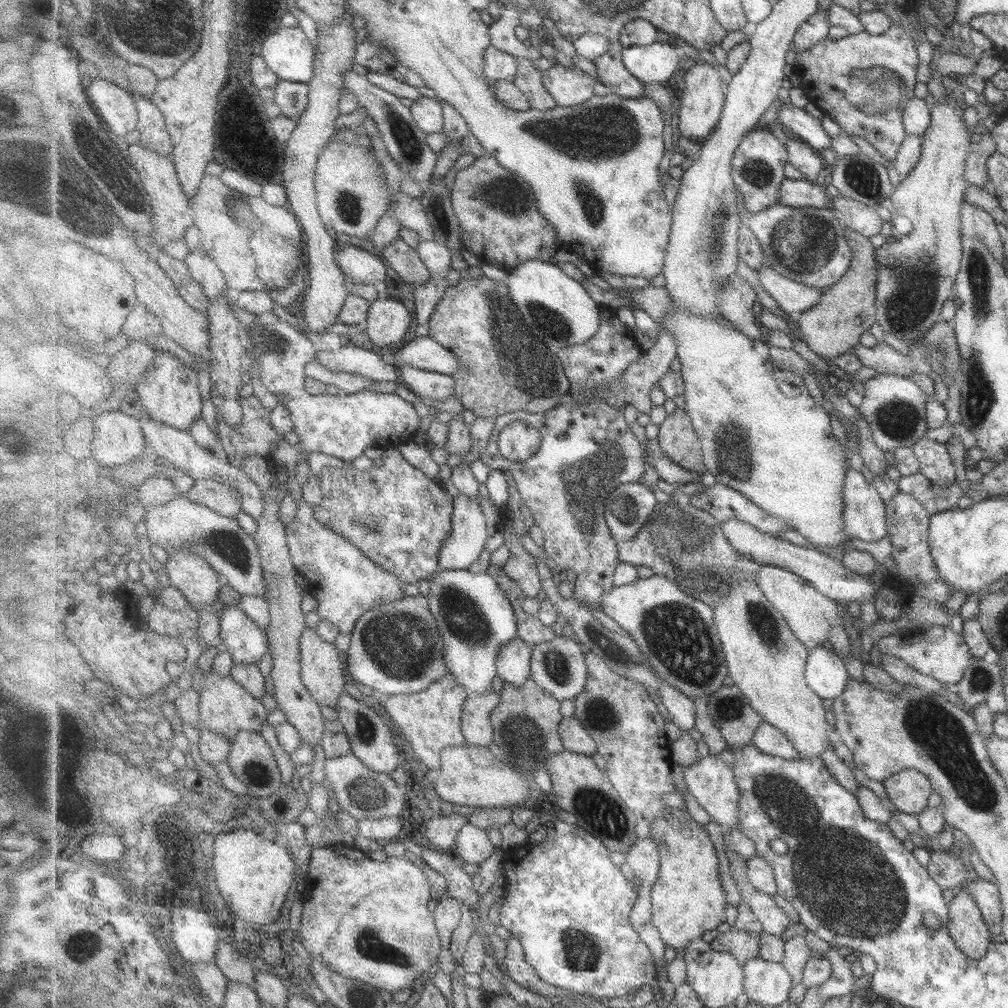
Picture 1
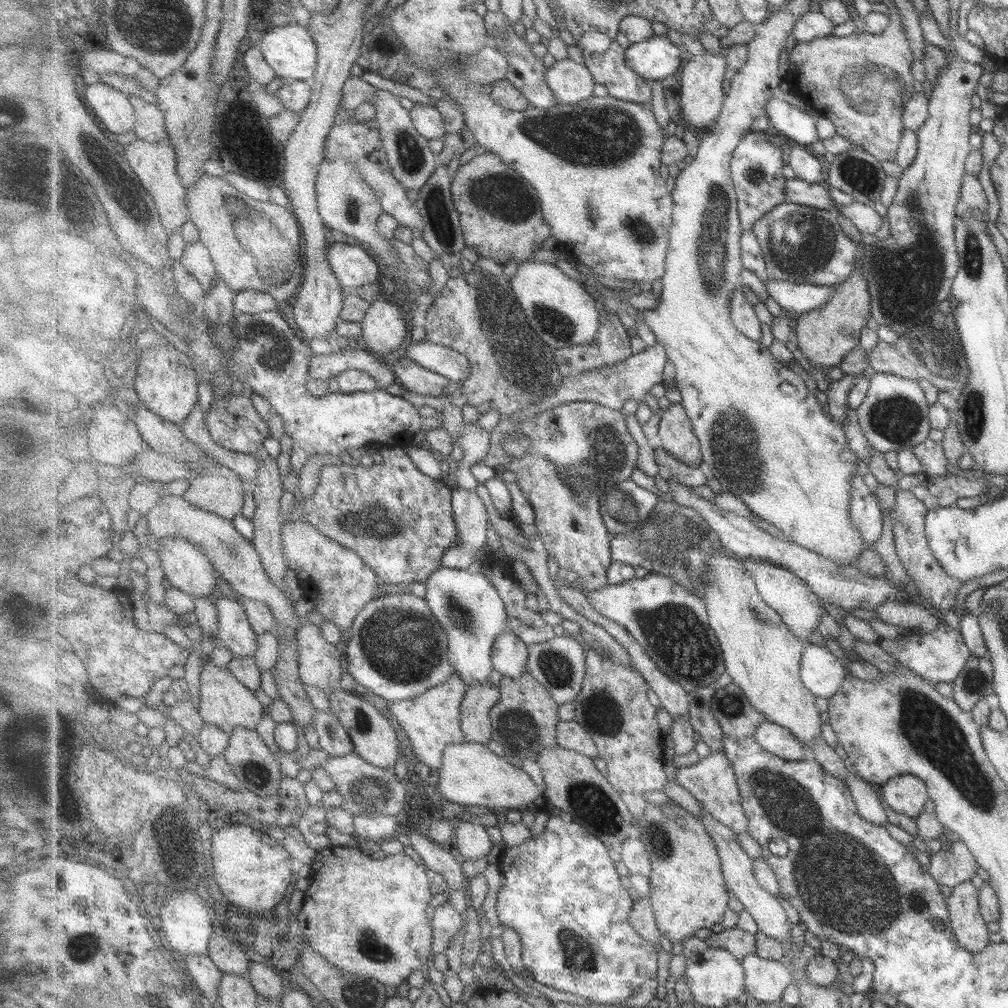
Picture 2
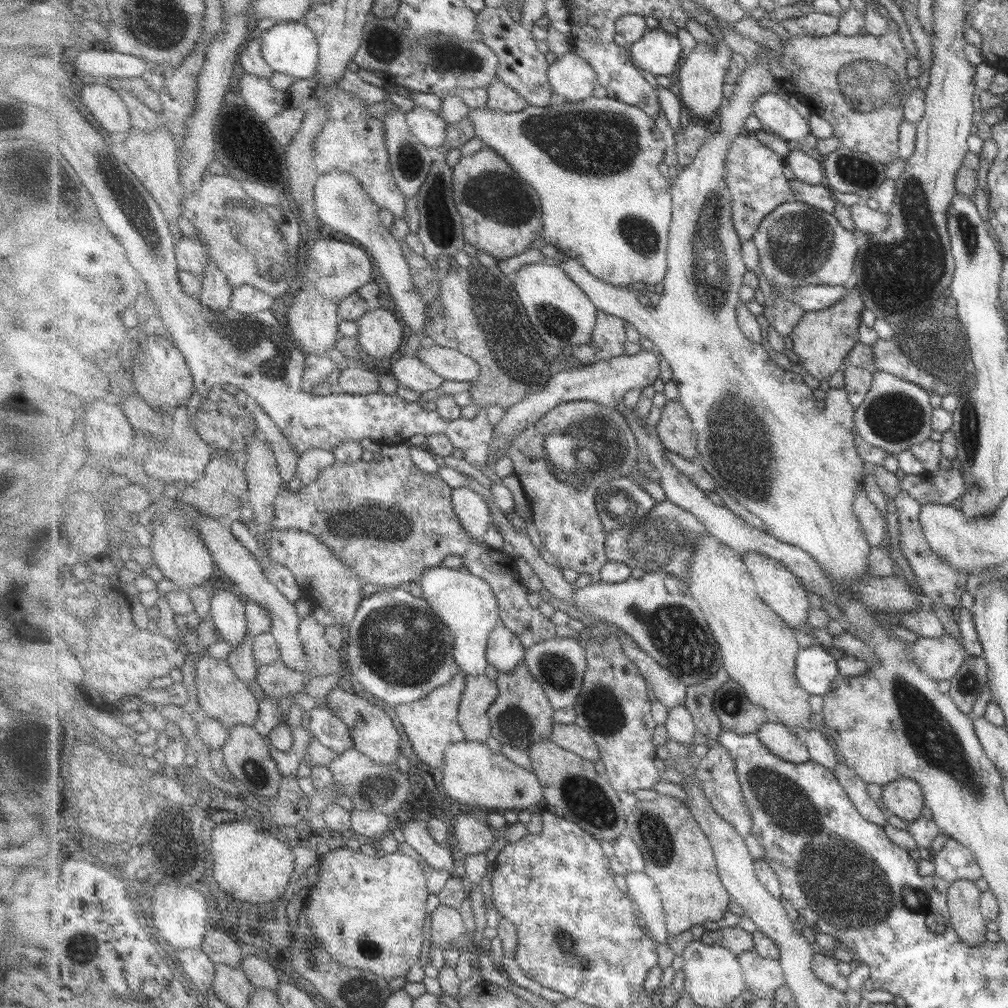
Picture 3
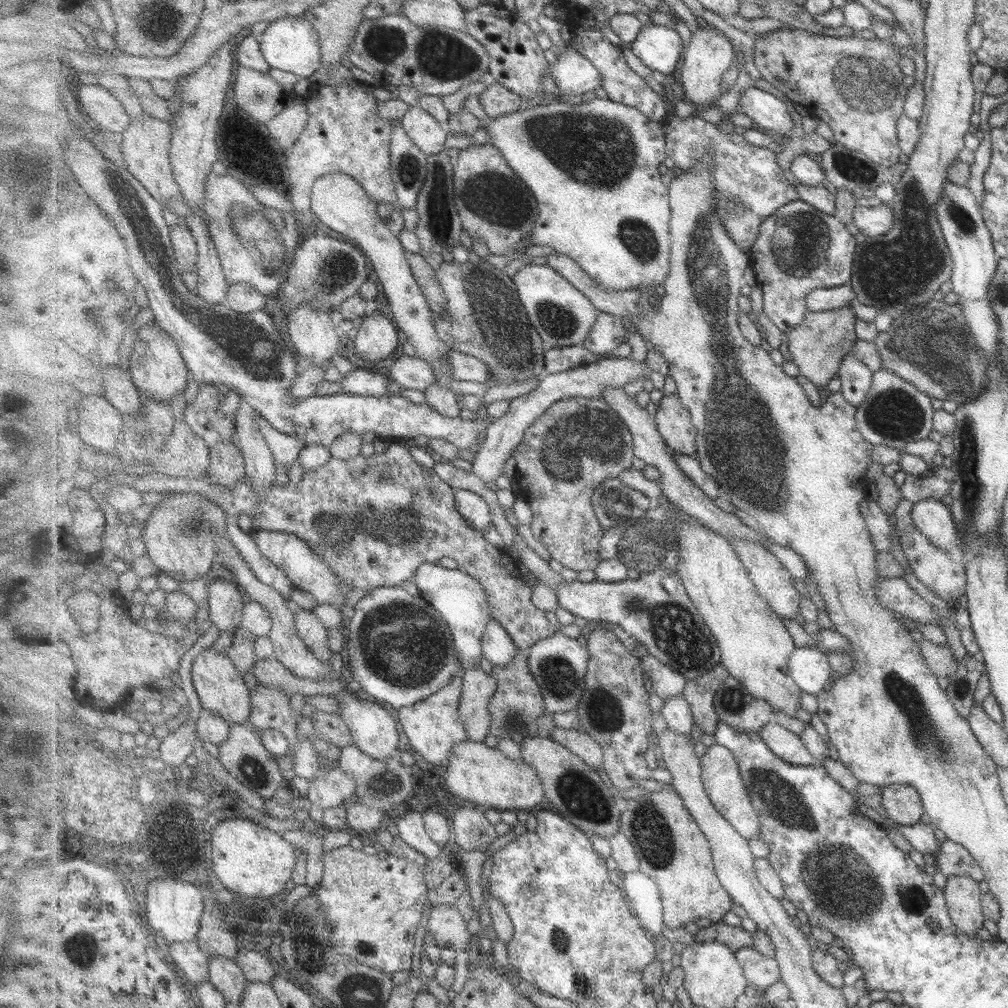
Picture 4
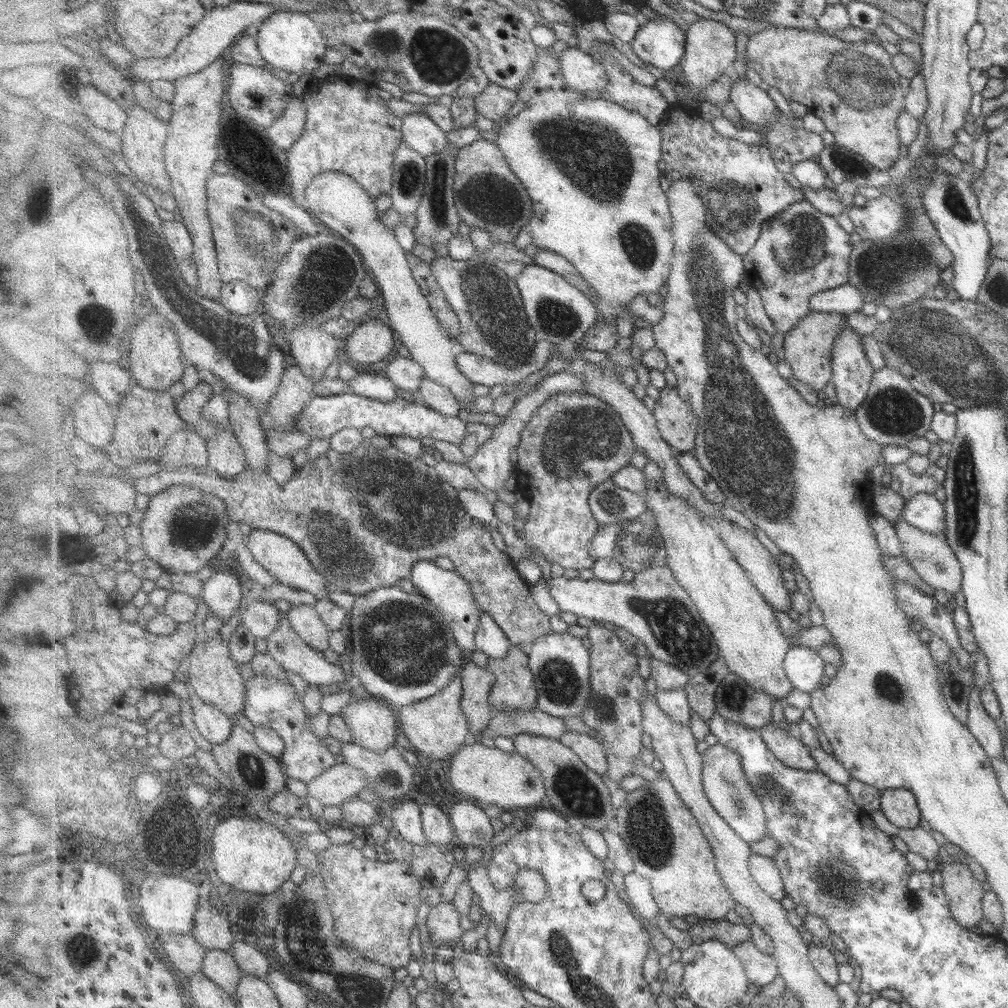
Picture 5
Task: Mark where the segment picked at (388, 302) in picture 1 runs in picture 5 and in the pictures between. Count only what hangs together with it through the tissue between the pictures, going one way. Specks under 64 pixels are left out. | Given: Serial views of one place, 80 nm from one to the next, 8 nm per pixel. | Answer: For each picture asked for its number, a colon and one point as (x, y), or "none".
2: (384, 328)
3: (380, 332)
4: (378, 337)
5: (371, 341)

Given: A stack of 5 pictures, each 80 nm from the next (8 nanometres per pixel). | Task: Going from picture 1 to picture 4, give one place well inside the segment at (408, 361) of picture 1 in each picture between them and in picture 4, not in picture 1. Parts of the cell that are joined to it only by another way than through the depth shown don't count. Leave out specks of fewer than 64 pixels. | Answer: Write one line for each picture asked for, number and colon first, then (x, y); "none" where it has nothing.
2: (442, 360)
3: (451, 365)
4: (464, 368)

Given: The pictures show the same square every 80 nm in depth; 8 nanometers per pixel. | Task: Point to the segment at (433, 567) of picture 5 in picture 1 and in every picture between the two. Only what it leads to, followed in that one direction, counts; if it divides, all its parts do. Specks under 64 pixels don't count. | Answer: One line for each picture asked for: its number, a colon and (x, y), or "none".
1: (477, 620)
2: (467, 604)
3: (464, 602)
4: (459, 598)

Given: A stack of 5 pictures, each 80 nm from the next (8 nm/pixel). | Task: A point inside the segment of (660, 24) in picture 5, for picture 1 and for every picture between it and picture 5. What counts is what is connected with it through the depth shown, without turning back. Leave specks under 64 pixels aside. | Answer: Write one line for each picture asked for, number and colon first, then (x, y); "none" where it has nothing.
1: (653, 64)
2: (658, 58)
3: (658, 52)
4: (660, 48)

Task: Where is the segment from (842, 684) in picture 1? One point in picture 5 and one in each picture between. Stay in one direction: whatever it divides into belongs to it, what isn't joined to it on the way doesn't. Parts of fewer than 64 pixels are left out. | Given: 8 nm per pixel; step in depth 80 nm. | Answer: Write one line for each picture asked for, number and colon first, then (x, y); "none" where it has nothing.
2: (823, 673)
3: (817, 671)
4: (810, 667)
5: (804, 666)

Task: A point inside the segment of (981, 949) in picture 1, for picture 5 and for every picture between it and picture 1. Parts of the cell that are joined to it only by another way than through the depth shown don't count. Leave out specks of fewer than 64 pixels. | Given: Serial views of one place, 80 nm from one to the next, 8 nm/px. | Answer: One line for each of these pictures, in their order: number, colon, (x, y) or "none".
2: (968, 928)
3: (968, 926)
4: (962, 895)
5: (964, 892)

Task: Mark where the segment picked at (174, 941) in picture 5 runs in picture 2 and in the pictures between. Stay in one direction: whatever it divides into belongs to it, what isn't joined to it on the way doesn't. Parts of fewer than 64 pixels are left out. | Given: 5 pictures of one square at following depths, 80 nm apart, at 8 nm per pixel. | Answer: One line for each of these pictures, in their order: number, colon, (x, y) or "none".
2: (204, 971)
3: (200, 968)
4: (193, 961)

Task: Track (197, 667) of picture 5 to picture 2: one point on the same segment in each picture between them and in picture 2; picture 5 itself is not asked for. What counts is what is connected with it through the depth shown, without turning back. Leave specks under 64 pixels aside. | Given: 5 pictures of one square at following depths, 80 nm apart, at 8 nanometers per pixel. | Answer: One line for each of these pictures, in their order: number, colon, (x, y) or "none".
2: (225, 701)
3: (222, 695)
4: (220, 686)

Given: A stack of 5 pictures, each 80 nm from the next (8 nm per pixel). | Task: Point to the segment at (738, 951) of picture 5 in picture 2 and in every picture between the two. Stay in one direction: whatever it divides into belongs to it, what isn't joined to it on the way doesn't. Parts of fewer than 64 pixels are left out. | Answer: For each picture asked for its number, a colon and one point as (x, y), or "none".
2: (766, 980)
3: (764, 976)
4: (761, 971)

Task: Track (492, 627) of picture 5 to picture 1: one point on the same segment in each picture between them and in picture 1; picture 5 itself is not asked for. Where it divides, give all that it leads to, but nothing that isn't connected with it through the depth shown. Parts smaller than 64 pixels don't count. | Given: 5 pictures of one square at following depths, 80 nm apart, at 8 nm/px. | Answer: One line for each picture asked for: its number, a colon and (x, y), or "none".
1: (515, 661)
2: (511, 655)
3: (506, 651)
4: (498, 646)

